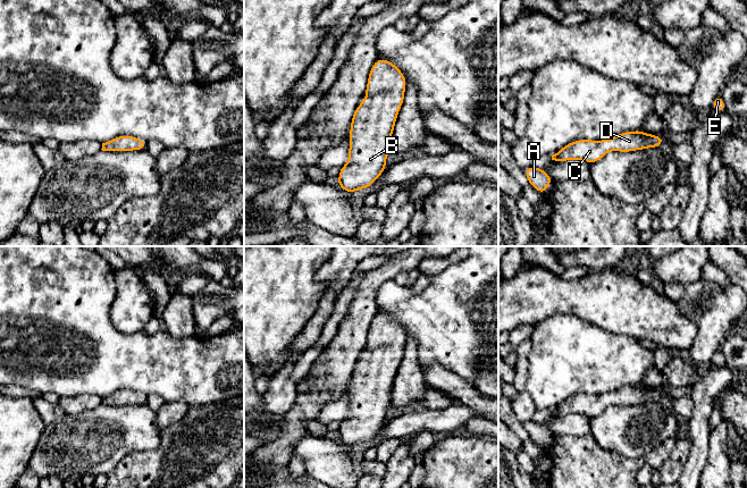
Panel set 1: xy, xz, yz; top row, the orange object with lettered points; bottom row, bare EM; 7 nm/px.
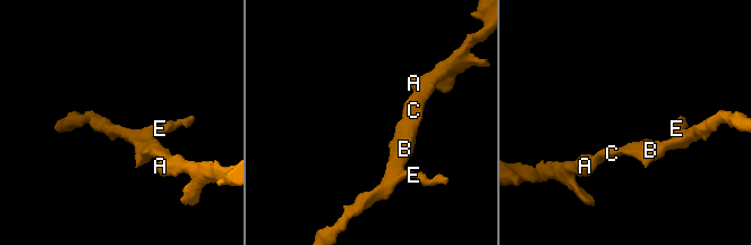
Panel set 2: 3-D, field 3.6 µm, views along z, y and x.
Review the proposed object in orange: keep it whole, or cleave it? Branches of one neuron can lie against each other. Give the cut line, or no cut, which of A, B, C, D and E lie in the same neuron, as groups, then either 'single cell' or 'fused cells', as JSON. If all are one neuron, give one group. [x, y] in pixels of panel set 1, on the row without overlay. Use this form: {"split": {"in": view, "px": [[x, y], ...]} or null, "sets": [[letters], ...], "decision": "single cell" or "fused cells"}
{"split": null, "sets": [["A", "B", "C", "D", "E"]], "decision": "single cell"}

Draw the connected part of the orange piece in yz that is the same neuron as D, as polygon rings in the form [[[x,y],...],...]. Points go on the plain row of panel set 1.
[[[643,385],[624,386],[610,394],[578,394],[560,403],[552,414],[582,414],[588,418],[599,415],[607,406],[632,406],[649,402],[660,402],[666,395],[662,390],[646,388]]]

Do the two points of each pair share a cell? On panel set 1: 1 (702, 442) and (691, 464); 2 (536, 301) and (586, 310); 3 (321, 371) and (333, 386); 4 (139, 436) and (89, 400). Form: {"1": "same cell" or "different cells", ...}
{"1": "same cell", "2": "same cell", "3": "same cell", "4": "different cells"}

